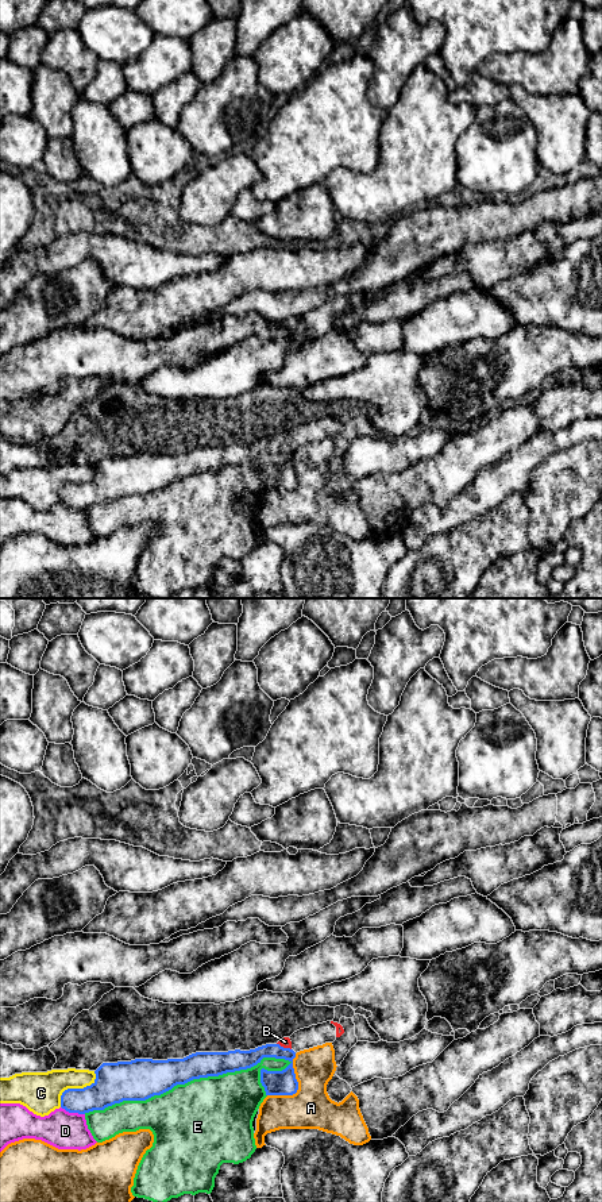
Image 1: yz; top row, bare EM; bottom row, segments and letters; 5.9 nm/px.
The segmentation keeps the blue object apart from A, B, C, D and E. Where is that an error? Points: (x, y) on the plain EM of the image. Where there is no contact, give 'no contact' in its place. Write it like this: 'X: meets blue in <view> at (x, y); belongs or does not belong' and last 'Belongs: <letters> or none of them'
A: meets blue in yz at (297, 482); does not belong
B: meets blue in yz at (282, 442); belongs
C: meets blue in yz at (76, 484); does not belong
D: meets blue in yz at (73, 507); does not belong
E: meets blue in yz at (188, 476); does not belong
Belongs: B

